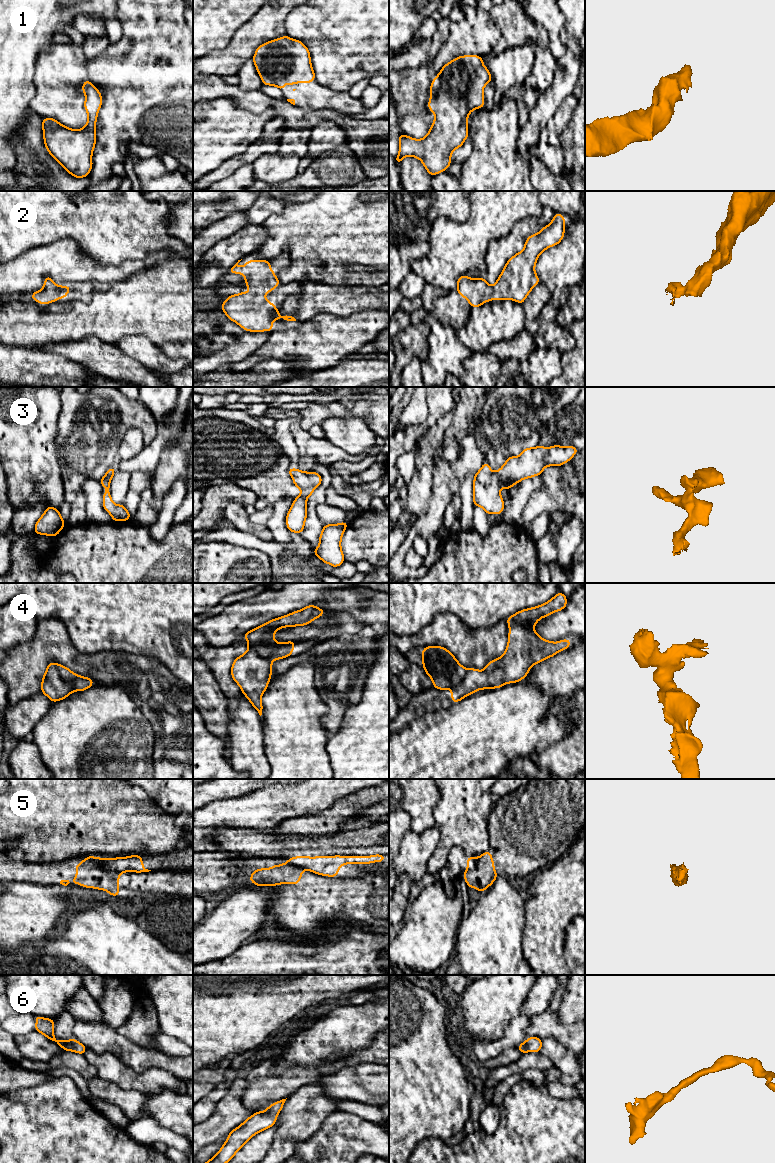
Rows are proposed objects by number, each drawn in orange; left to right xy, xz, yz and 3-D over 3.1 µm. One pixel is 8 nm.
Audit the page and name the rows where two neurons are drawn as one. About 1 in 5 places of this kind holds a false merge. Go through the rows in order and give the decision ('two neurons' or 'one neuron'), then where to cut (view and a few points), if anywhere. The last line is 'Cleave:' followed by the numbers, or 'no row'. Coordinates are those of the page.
1: one neuron; cut none
2: one neuron; cut none
3: one neuron; cut none
4: two neurons; cut xy (52, 662), (56, 665), (60, 676), (73, 690)
5: two neurons; cut xy (98, 859), (98, 862), (104, 868), (120, 872)
6: one neuron; cut none
Cleave: 4, 5

